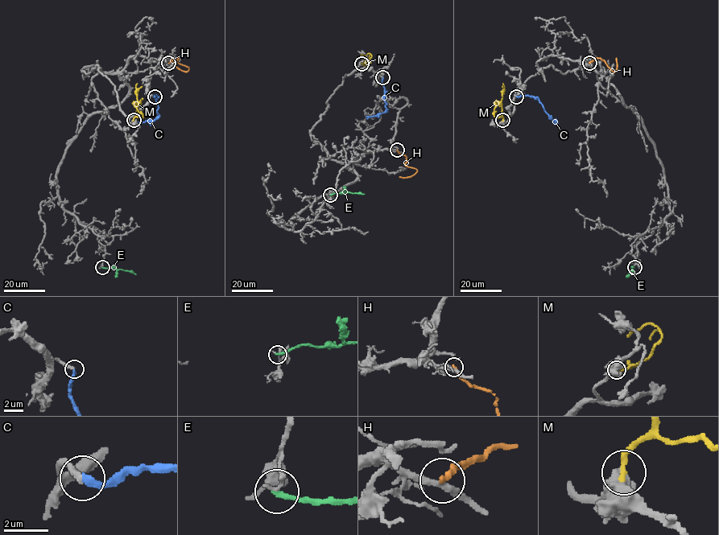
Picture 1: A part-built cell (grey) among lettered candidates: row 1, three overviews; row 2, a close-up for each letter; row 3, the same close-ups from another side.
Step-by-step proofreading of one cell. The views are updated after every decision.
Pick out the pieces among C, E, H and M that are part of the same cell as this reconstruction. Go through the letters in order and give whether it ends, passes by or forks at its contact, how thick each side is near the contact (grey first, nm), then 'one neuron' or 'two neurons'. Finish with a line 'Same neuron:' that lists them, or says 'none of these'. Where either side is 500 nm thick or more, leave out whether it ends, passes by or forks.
C: it ends; calibres 280 and 220 nm; one neuron
E: it ends; calibres 170 and 200 nm; two neurons
H: it ends; calibres 280 and 260 nm; two neurons
M: it ends; calibres 400 and 300 nm; two neurons
Same neuron: C

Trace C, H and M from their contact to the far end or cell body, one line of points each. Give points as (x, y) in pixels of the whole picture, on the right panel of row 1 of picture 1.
C: (517, 96), (535, 97), (555, 121)
H: (589, 63), (600, 58), (613, 72), (617, 65), (616, 58)
M: (502, 120), (502, 84)

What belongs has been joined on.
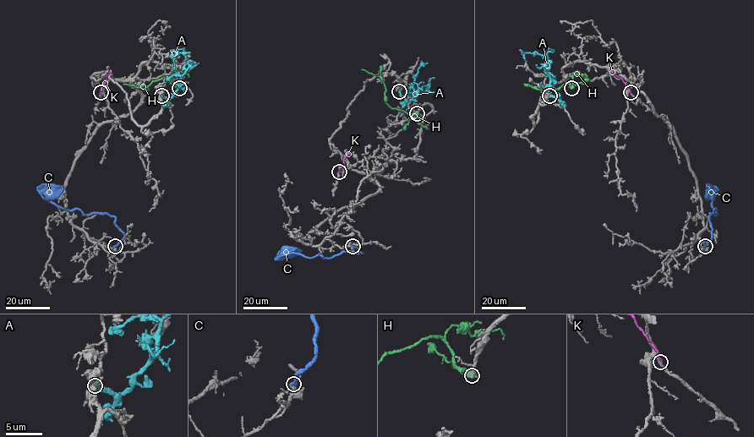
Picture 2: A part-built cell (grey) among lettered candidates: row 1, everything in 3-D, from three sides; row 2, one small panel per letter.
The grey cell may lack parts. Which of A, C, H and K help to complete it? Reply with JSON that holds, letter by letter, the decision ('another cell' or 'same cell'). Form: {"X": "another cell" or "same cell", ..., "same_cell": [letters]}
{"A": "same cell", "C": "another cell", "H": "another cell", "K": "another cell", "same_cell": ["A"]}

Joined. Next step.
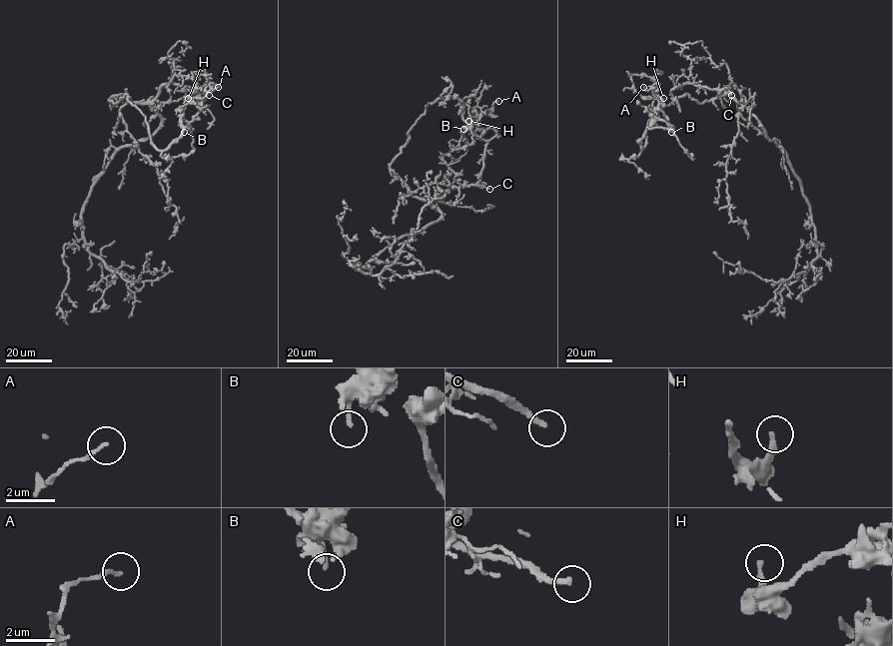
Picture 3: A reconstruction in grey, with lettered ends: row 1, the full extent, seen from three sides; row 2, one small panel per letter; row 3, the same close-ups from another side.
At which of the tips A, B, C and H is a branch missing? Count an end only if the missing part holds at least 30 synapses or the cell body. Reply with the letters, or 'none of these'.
C

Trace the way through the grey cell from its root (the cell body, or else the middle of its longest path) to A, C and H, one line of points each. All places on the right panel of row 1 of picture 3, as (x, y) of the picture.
A: (753, 116), (727, 95), (698, 103), (685, 94), (650, 119), (641, 150), (646, 129), (668, 121), (643, 87)
C: (753, 116), (732, 83), (727, 89), (731, 95)
H: (753, 116), (727, 95), (698, 103), (685, 94), (650, 119), (641, 150), (646, 129), (668, 121), (663, 98)

